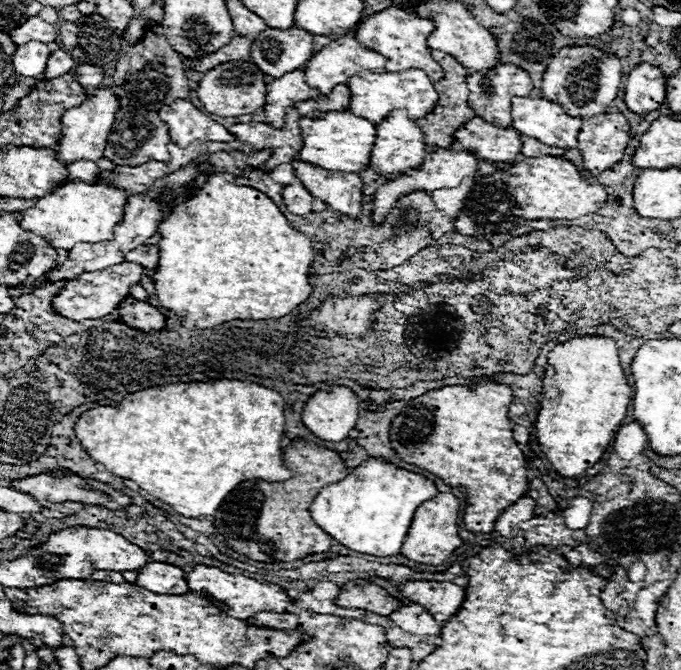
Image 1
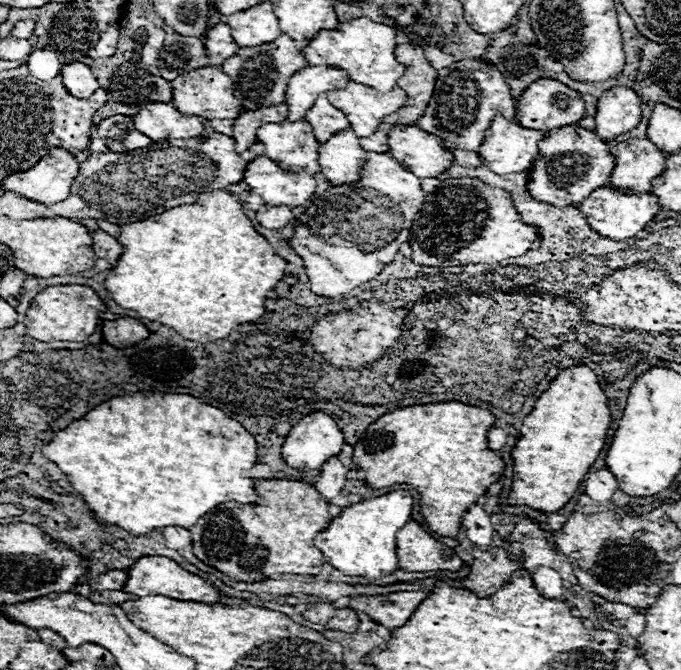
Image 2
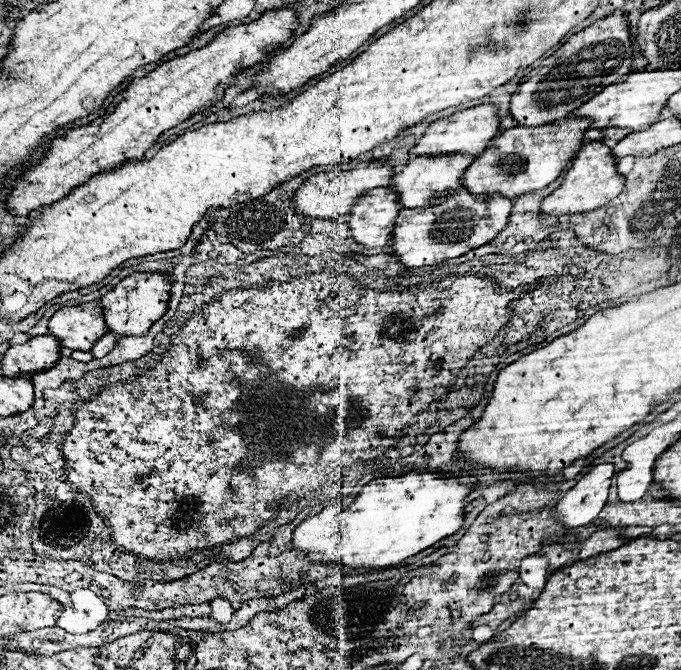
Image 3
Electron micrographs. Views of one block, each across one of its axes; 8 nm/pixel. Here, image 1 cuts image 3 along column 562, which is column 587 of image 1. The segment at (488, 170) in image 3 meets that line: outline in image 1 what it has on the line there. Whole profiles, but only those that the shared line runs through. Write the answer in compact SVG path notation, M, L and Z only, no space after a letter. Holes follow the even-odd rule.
M620 112L586 118L578 136L584 168L596 176L620 162L630 140L630 124Z

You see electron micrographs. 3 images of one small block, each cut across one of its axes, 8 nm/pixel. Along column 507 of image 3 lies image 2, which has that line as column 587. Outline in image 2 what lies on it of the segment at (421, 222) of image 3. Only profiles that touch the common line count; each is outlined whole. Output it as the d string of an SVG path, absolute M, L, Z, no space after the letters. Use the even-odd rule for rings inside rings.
M602 186L598 190L594 190L582 204L580 204L580 212L584 212L584 218L588 220L588 226L604 238L622 242L626 238L634 238L640 230L646 228L648 222L654 220L654 216L658 214L660 204L656 202L656 196L648 194L626 194L620 190L614 190L612 186Z

